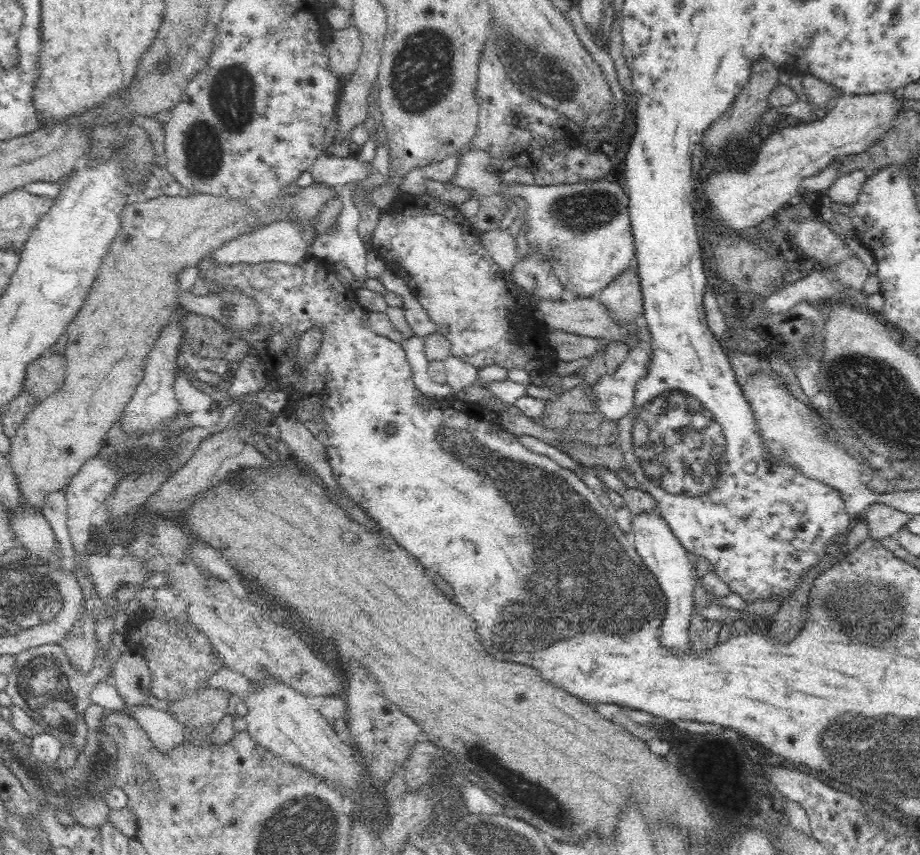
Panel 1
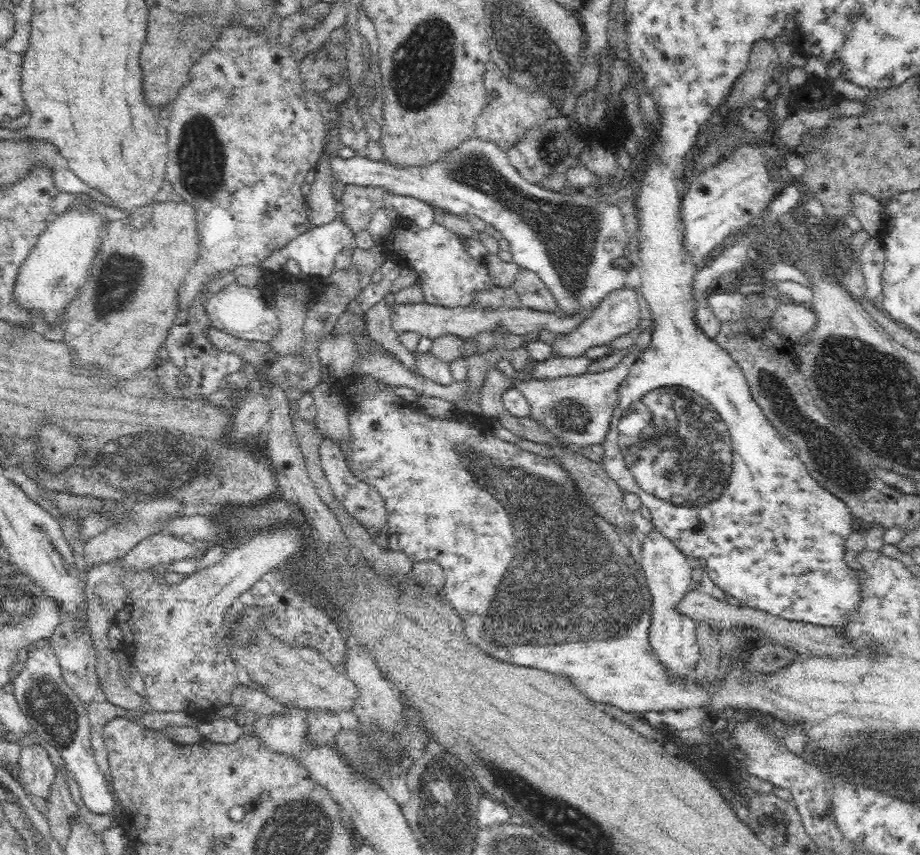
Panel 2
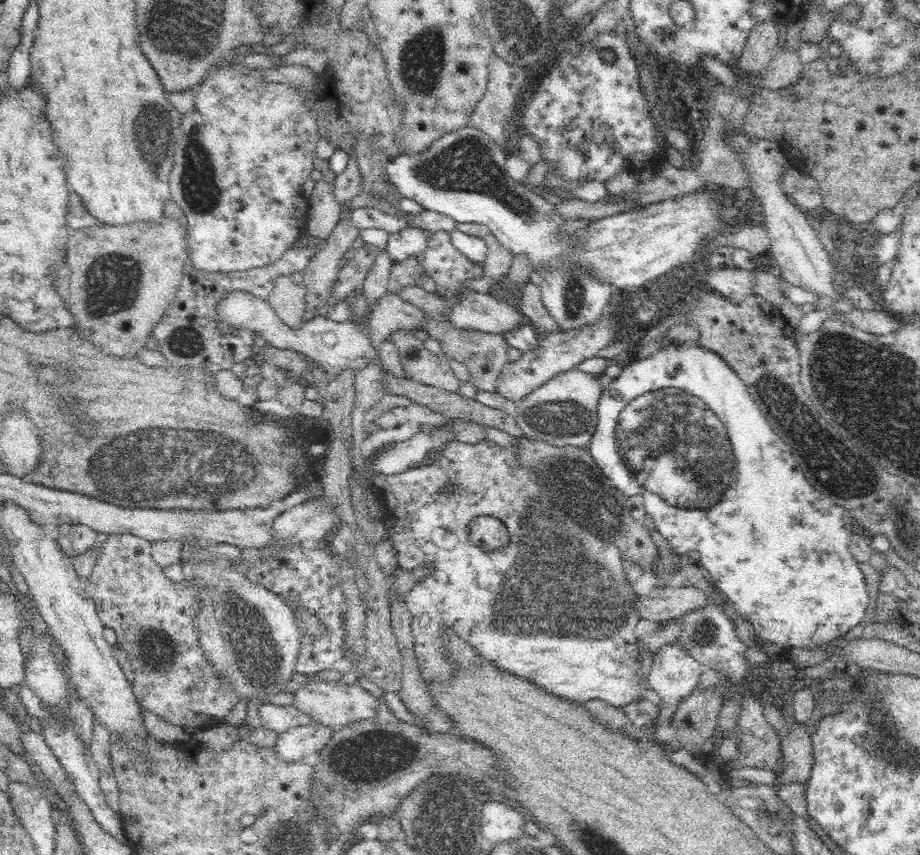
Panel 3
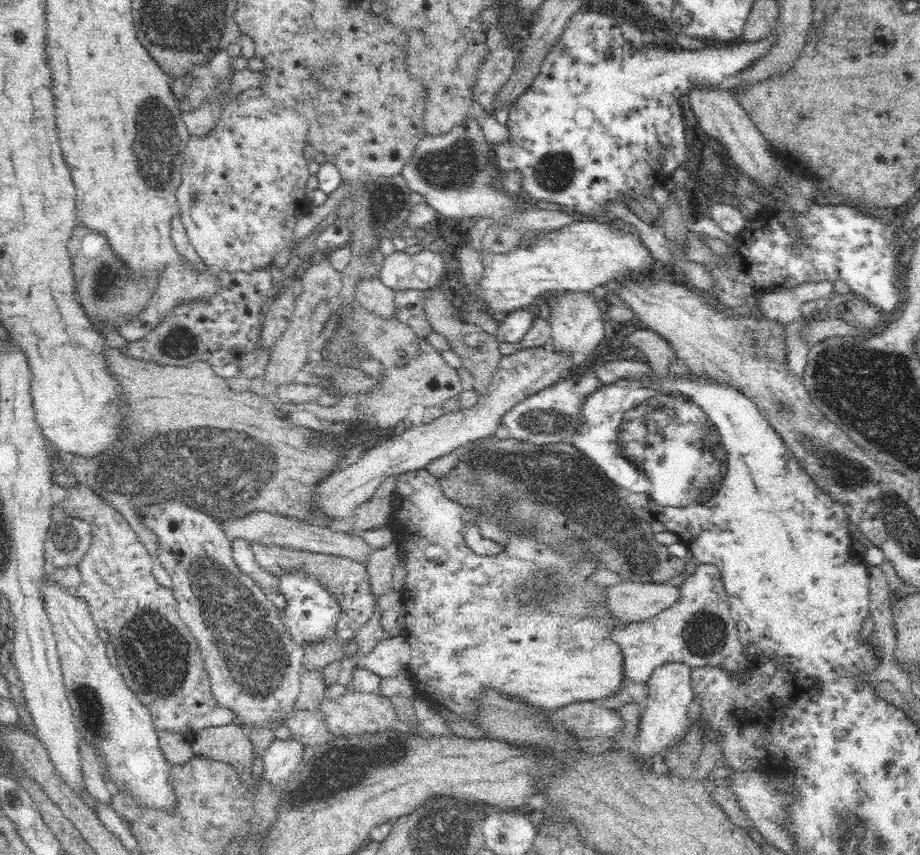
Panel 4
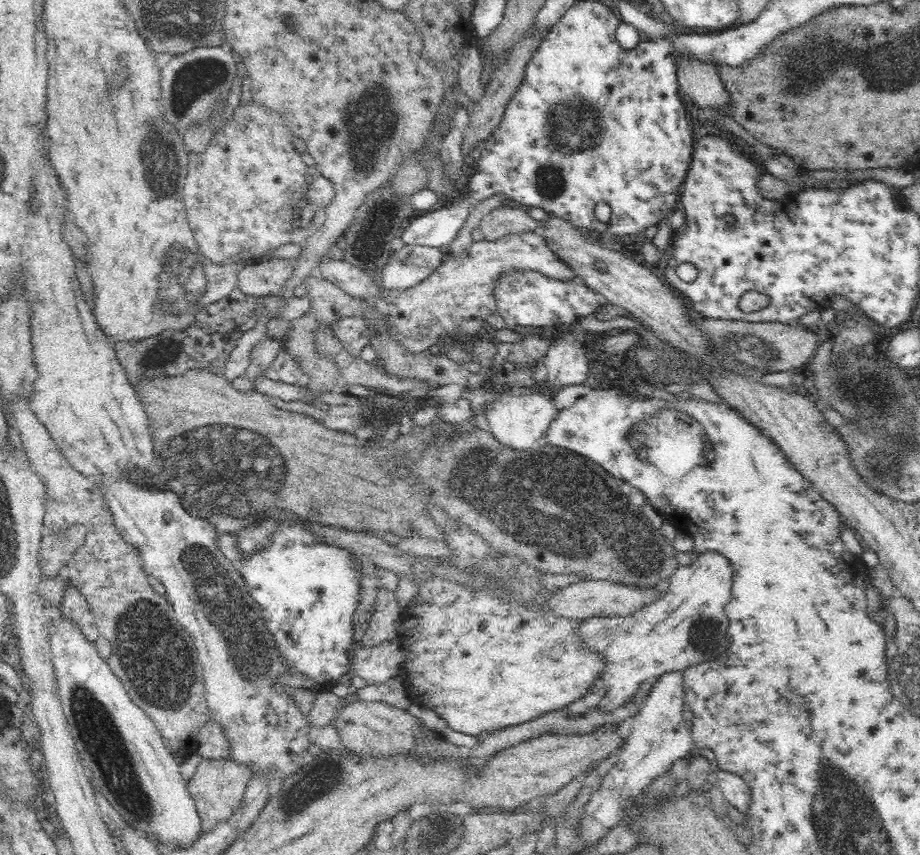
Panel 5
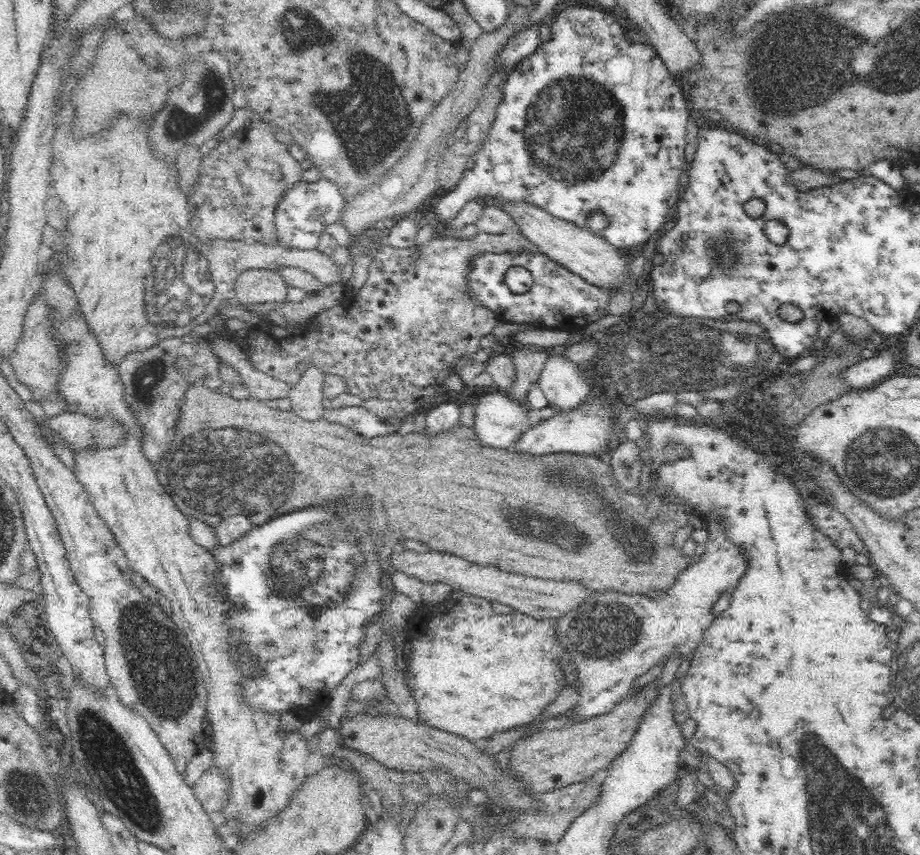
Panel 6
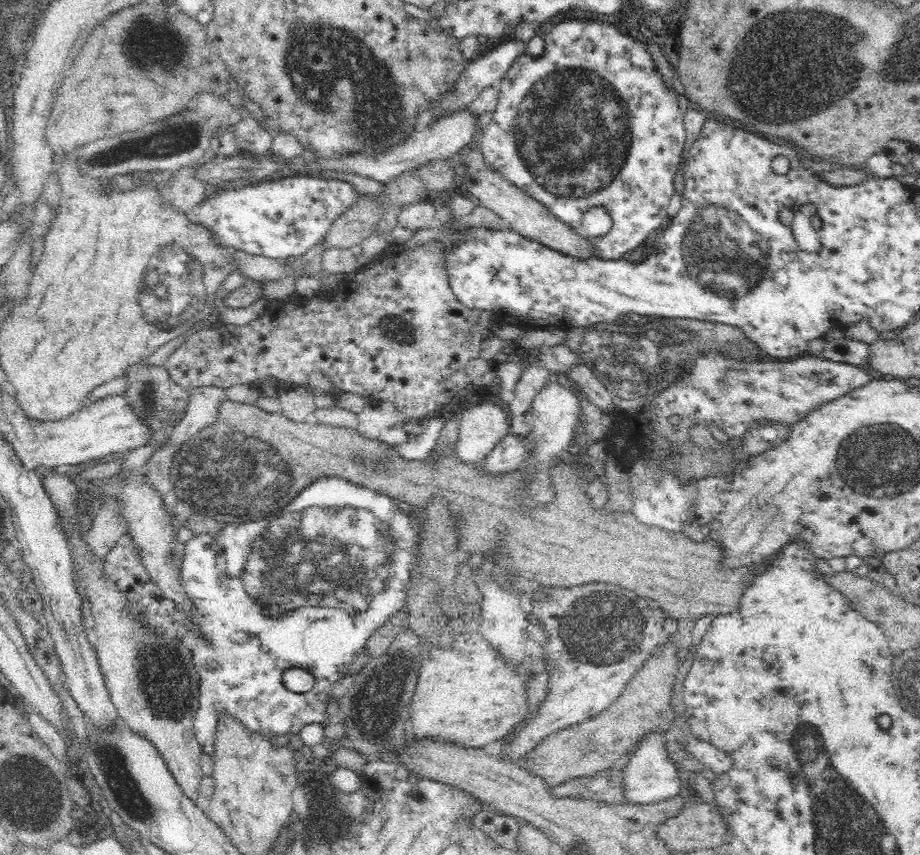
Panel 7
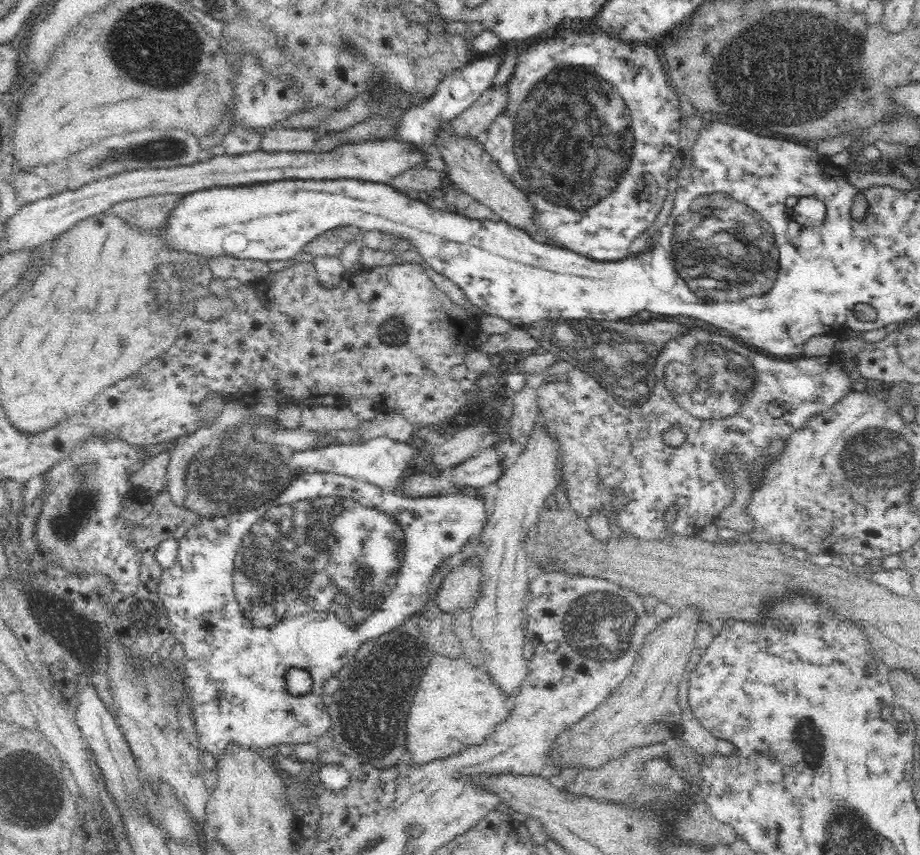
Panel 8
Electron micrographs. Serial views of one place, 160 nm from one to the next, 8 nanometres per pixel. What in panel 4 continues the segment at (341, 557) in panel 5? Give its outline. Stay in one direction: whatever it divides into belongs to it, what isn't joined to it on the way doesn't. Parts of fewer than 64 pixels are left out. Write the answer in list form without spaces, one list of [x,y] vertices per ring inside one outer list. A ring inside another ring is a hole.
[[[298,570],[298,572],[288,572],[278,576],[279,591],[283,594],[286,606],[281,609],[281,618],[287,633],[291,639],[302,646],[304,642],[320,642],[324,638],[332,638],[336,641],[336,624],[342,612],[338,599],[324,589],[324,585],[310,577],[306,572]]]

